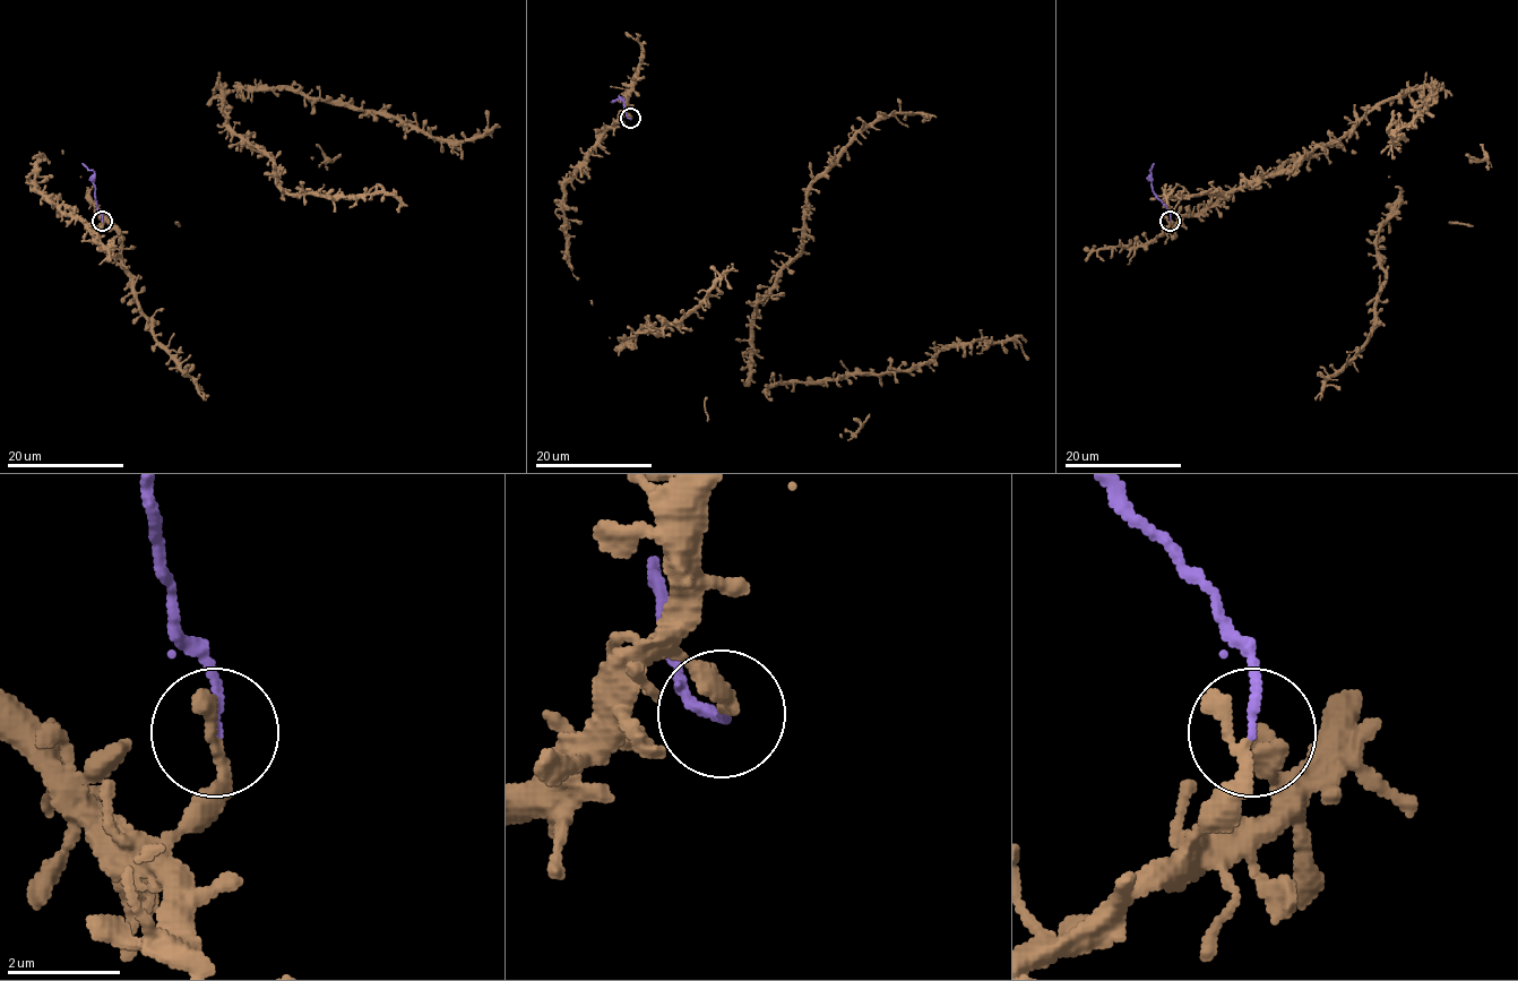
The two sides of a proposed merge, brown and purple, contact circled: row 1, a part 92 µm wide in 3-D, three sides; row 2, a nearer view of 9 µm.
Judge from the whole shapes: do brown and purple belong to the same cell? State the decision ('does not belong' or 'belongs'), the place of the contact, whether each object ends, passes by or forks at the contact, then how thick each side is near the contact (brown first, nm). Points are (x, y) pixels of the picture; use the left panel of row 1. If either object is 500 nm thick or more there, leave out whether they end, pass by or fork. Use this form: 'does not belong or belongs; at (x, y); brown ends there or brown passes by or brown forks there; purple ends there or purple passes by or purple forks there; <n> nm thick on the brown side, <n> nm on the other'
does not belong; at (102, 221); brown passes by; purple ends there; 160 nm thick on the brown side, 140 nm on the other

